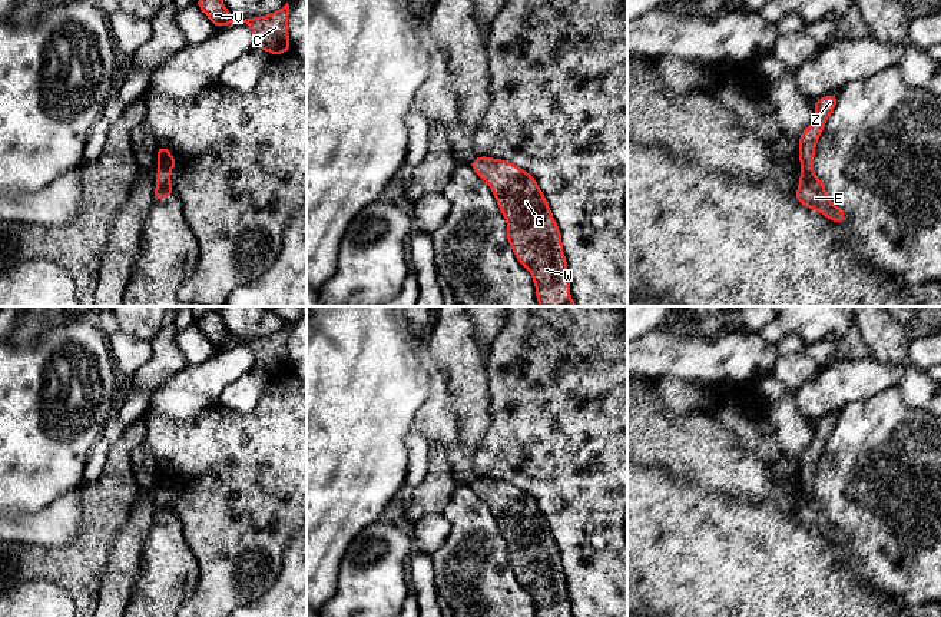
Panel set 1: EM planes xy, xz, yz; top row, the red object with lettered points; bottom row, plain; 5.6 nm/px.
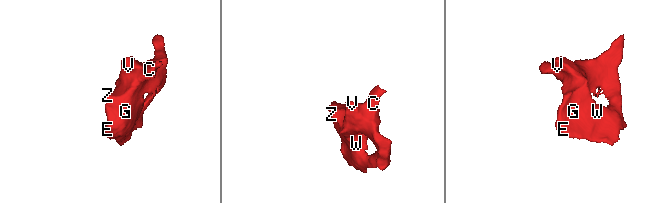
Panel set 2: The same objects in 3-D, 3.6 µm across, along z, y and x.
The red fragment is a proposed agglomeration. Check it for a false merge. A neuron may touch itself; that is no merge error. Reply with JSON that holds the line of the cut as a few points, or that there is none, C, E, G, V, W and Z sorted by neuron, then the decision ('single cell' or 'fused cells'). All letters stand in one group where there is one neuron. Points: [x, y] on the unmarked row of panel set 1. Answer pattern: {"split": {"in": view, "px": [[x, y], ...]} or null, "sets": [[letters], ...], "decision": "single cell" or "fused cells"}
{"split": null, "sets": [["C", "E", "G", "V", "W", "Z"]], "decision": "single cell"}

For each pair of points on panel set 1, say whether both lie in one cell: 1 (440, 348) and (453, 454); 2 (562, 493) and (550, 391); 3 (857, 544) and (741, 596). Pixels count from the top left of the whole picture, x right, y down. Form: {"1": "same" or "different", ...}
{"1": "same", "2": "same", "3": "different"}

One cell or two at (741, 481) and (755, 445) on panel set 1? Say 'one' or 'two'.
two

